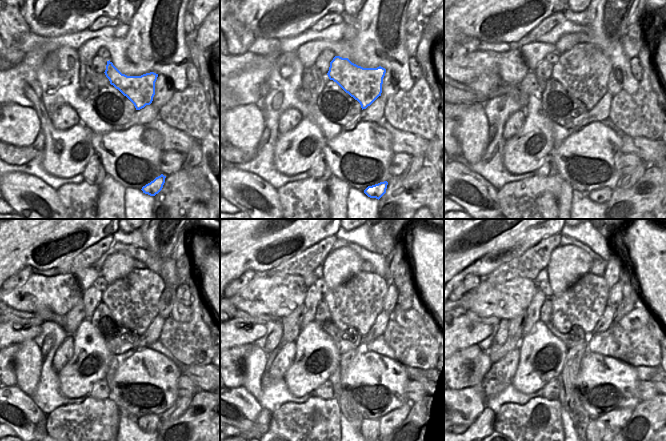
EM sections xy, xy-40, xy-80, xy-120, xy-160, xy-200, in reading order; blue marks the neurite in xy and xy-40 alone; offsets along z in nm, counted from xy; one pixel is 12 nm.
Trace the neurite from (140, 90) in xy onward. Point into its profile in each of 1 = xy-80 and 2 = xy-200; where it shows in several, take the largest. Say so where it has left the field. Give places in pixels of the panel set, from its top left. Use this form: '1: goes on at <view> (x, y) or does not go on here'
1: goes on at xy-80 (583, 71)
2: goes on at xy-200 (582, 304)

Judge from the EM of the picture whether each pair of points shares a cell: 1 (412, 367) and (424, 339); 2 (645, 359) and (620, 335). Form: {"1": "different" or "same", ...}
{"1": "same", "2": "same"}

